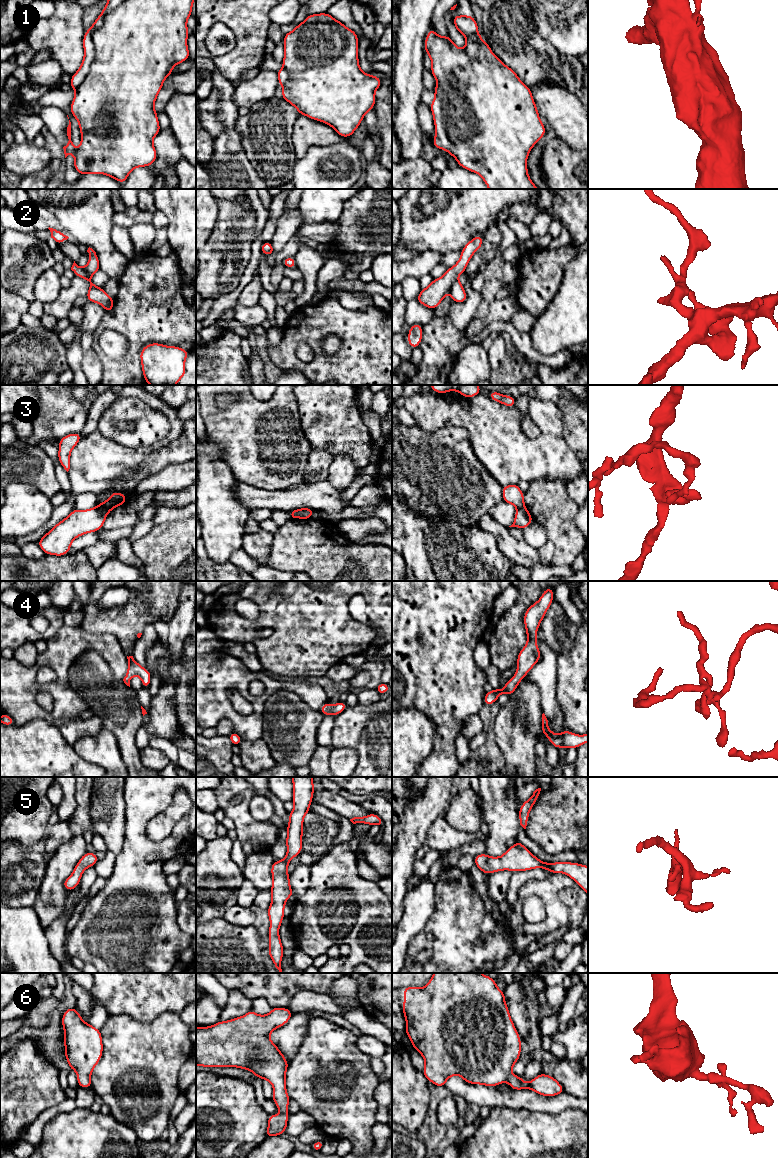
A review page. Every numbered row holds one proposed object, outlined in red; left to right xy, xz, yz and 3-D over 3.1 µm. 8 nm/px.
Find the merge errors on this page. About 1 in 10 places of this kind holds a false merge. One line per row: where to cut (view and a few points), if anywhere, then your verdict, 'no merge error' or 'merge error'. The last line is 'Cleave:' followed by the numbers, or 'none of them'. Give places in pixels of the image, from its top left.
1: no cut; no merge error
2: no cut; no merge error
3: cut in xy along (98, 505), (108, 511); merge error
4: no cut; no merge error
5: no cut; no merge error
6: no cut; no merge error
Cleave: 3

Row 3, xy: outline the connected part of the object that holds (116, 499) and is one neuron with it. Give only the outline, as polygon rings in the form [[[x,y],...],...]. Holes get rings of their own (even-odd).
[[[114,491],[111,493],[111,497],[109,499],[99,503],[98,506],[110,512],[115,507],[125,505],[126,500],[127,496],[125,494]]]

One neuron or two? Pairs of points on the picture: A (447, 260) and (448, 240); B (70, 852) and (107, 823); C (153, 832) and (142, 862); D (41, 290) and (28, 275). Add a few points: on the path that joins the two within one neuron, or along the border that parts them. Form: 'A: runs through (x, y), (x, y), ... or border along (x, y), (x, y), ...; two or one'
A: border along (460, 251), (449, 251), (442, 256); two
B: border along (89, 805), (91, 829); two
C: border along (145, 826), (154, 841), (172, 831); two
D: border along (51, 268), (37, 279), (34, 285), (34, 298); two

